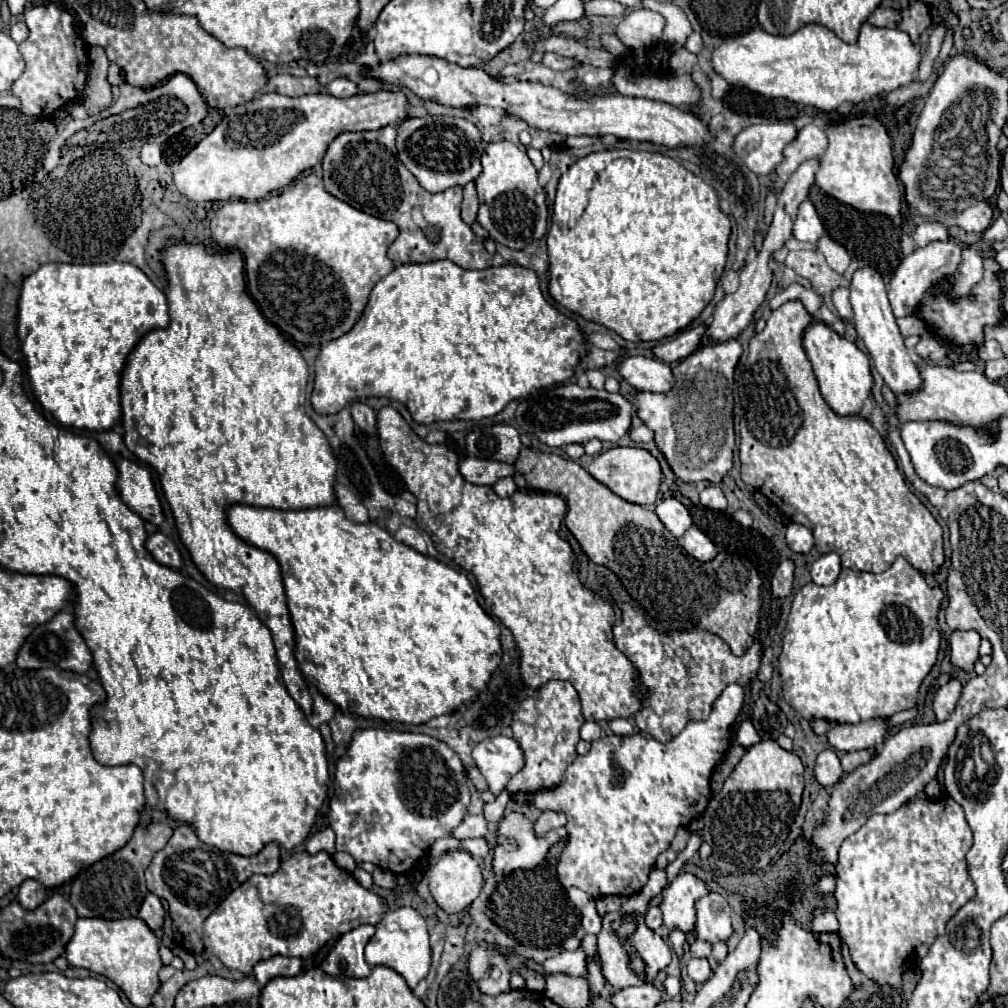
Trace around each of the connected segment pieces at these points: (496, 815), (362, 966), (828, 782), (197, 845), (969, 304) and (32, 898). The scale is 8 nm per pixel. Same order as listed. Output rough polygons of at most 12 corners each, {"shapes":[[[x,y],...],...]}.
{"shapes":[[[507,790],[495,802],[487,802],[483,812],[491,824],[503,818],[511,794]],[[365,924],[343,934],[321,968],[333,976],[367,978],[363,948],[375,934]],[[823,750],[815,760],[815,778],[831,788],[843,776],[833,750]],[[173,830],[145,870],[167,900],[183,948],[203,952],[205,918],[253,874],[279,868],[279,846],[255,856],[205,848]],[[985,260],[971,298],[925,294],[919,316],[937,336],[981,344],[999,322],[1001,272]],[[25,880],[17,900],[35,910],[45,900],[45,890],[37,880]]]}

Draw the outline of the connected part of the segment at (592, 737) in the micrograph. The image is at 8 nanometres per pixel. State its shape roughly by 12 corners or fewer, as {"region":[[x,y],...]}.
{"region":[[585,722],[581,740],[595,742],[601,736],[597,722]]}

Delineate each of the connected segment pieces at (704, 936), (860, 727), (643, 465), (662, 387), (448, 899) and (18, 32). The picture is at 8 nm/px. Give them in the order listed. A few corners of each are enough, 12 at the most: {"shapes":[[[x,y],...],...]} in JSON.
{"shapes":[[[709,892],[695,902],[697,938],[715,944],[731,936],[729,904]],[[883,718],[839,724],[827,734],[837,752],[855,752],[887,738]],[[611,448],[589,474],[627,502],[653,508],[659,462],[643,448]],[[625,356],[619,374],[633,388],[669,392],[667,362]],[[467,850],[445,852],[429,874],[447,914],[469,908],[481,866]],[[23,20],[11,24],[9,34],[17,44],[27,38]]]}

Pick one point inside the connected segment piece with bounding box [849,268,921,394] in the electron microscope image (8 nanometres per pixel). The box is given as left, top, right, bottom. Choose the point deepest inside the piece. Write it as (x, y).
(875, 324)

